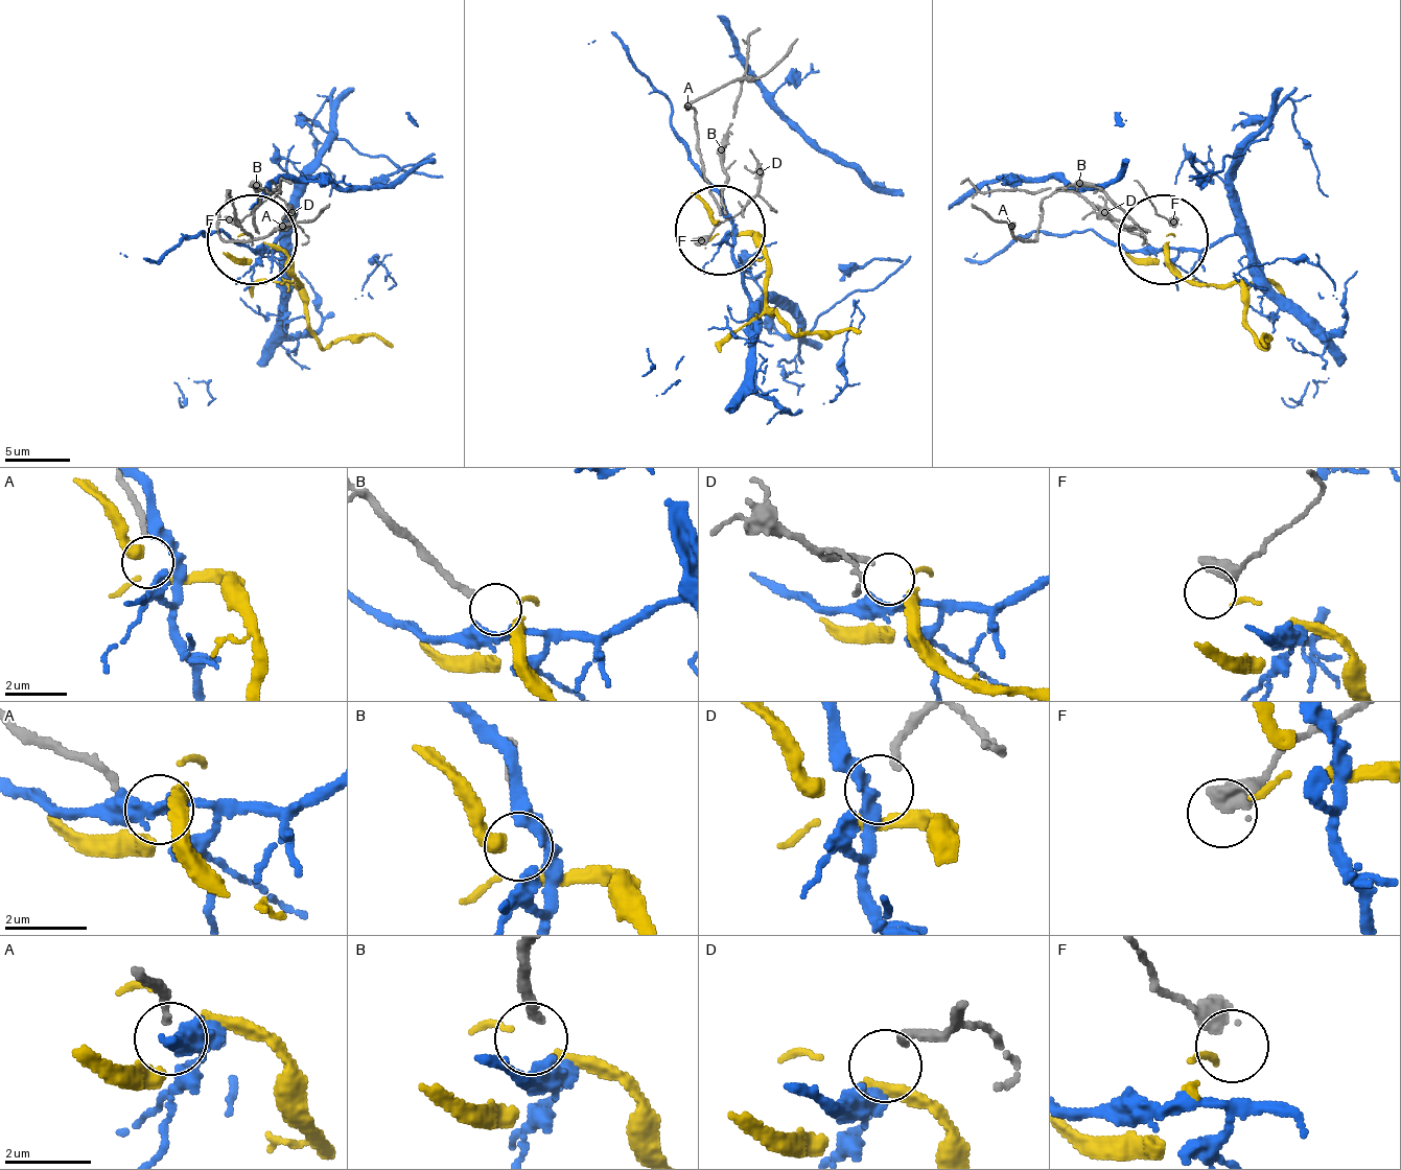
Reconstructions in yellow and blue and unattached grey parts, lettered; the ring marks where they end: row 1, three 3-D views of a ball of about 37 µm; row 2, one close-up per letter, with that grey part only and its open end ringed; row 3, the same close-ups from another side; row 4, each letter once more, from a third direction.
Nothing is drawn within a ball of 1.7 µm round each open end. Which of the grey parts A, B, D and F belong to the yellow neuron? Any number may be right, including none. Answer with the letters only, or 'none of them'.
B

